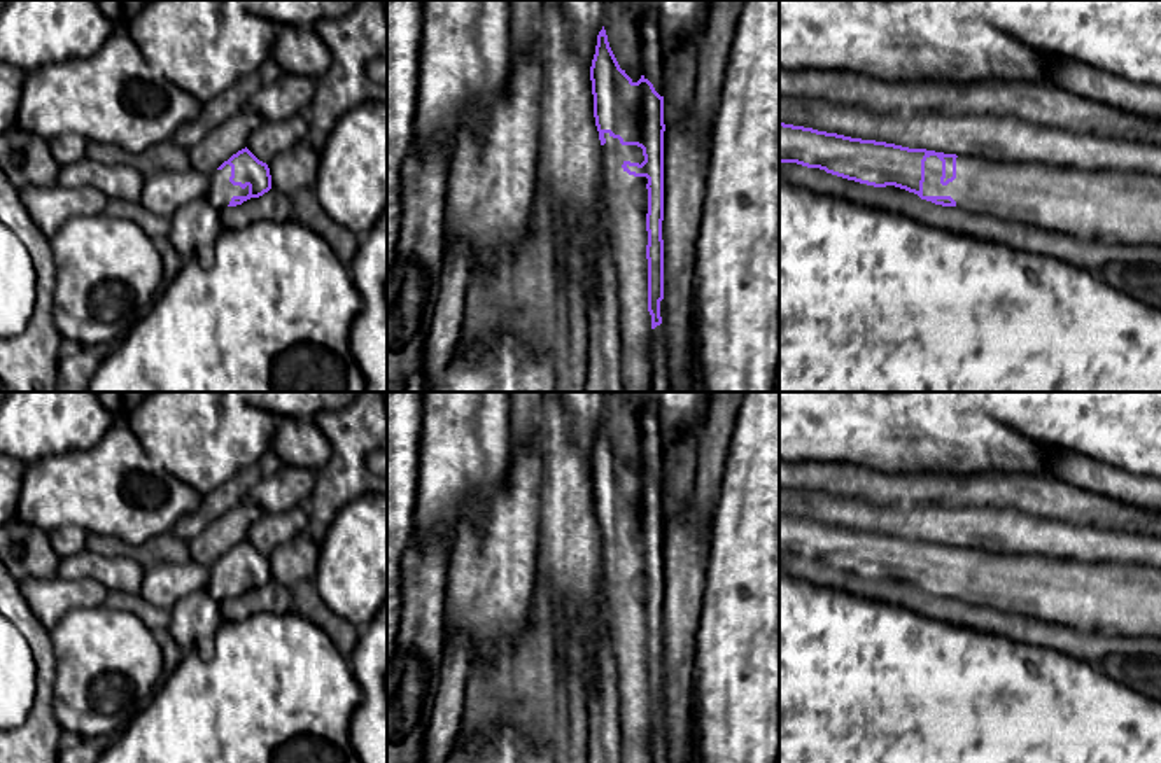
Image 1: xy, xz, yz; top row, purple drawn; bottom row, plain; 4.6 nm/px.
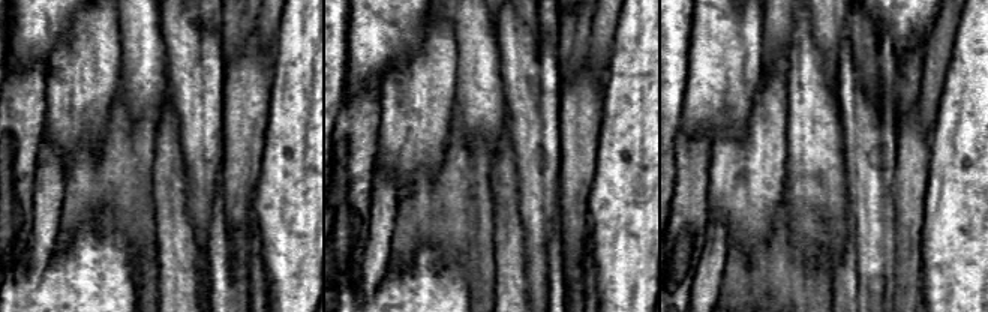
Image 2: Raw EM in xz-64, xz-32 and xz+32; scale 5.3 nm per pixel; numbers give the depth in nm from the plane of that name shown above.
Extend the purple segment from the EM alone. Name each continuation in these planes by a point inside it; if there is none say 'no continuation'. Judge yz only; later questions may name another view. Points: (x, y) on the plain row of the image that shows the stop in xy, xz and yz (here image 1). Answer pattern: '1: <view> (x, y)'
1: yz (1111, 599)

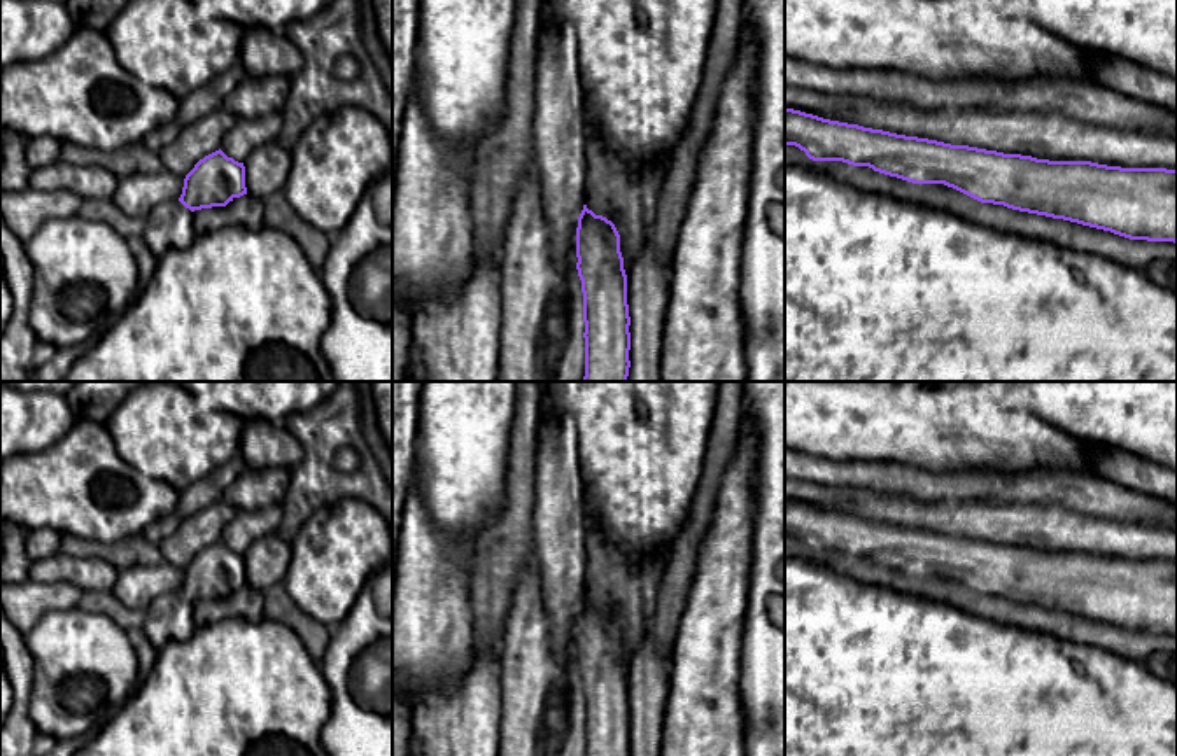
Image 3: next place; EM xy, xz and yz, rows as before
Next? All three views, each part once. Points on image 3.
no continuation

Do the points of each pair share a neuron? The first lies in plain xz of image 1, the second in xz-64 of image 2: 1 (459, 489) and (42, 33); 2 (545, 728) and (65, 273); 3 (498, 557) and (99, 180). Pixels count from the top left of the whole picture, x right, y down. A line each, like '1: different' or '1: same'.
1: same
2: different
3: different

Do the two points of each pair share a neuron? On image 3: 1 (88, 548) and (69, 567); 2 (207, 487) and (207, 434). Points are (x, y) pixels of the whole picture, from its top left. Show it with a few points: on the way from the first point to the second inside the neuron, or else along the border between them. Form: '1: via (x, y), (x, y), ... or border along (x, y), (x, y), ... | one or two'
1: border along (60, 550), (76, 557), (100, 557), (118, 571) | two
2: border along (226, 462), (179, 492) | two

